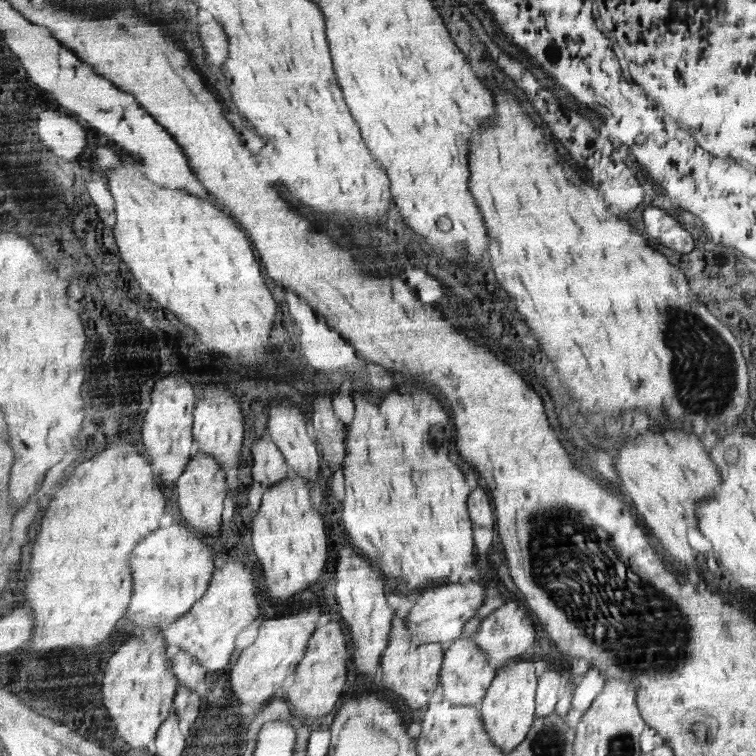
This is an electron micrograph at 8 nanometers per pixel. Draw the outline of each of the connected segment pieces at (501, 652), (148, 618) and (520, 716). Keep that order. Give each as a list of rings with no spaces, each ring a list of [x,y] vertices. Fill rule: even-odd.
[[[509,601],[498,609],[481,624],[479,634],[474,641],[485,651],[493,666],[507,664],[507,660],[517,657],[526,657],[527,648],[533,646],[537,640],[535,620],[527,614],[527,608],[519,602]]]
[[[174,522],[168,527],[159,527],[157,530],[150,532],[134,549],[130,556],[130,565],[131,570],[135,579],[135,590],[133,593],[133,602],[131,602],[131,606],[129,606],[129,610],[127,610],[127,620],[133,624],[133,626],[137,626],[139,624],[140,628],[148,628],[151,626],[156,626],[160,629],[163,622],[165,620],[172,622],[177,620],[177,618],[181,618],[183,614],[187,614],[196,602],[199,602],[203,595],[207,592],[209,588],[211,579],[214,577],[214,572],[218,570],[217,566],[215,566],[215,556],[217,556],[217,552],[215,552],[215,548],[213,548],[213,544],[209,544],[207,542],[207,537],[201,534],[199,531],[196,531],[193,527],[189,525],[185,525],[184,523]]]
[[[526,659],[515,666],[505,665],[503,674],[499,672],[499,678],[495,678],[495,682],[491,684],[491,690],[487,692],[487,698],[483,700],[485,726],[491,740],[495,746],[503,750],[503,754],[509,754],[518,749],[530,734],[536,719],[536,696],[540,672],[540,664],[533,664]]]

